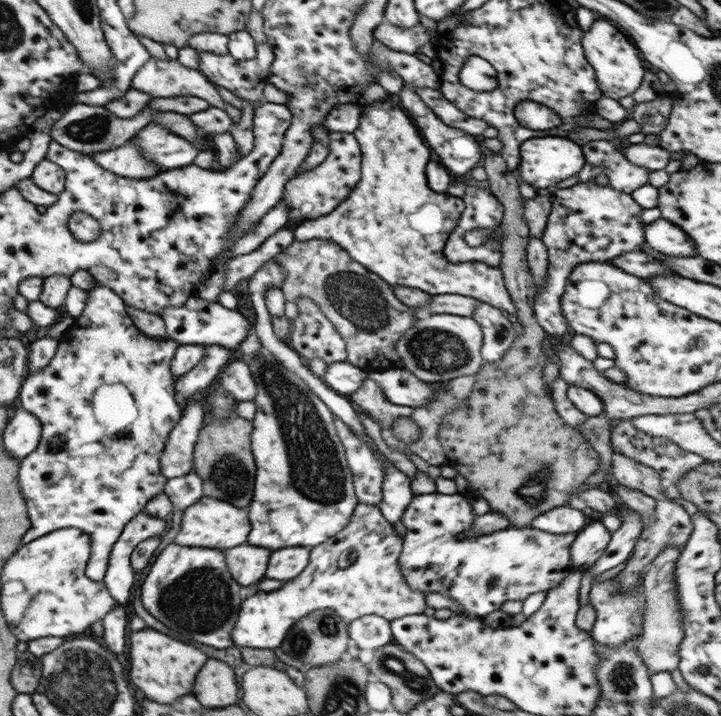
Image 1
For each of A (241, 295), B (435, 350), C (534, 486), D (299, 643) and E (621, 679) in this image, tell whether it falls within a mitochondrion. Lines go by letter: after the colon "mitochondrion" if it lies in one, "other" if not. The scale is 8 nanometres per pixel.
A: other
B: mitochondrion
C: mitochondrion
D: mitochondrion
E: mitochondrion

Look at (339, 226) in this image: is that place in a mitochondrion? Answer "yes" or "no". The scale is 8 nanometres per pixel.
no

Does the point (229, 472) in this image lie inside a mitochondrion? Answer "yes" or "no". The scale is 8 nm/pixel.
yes

